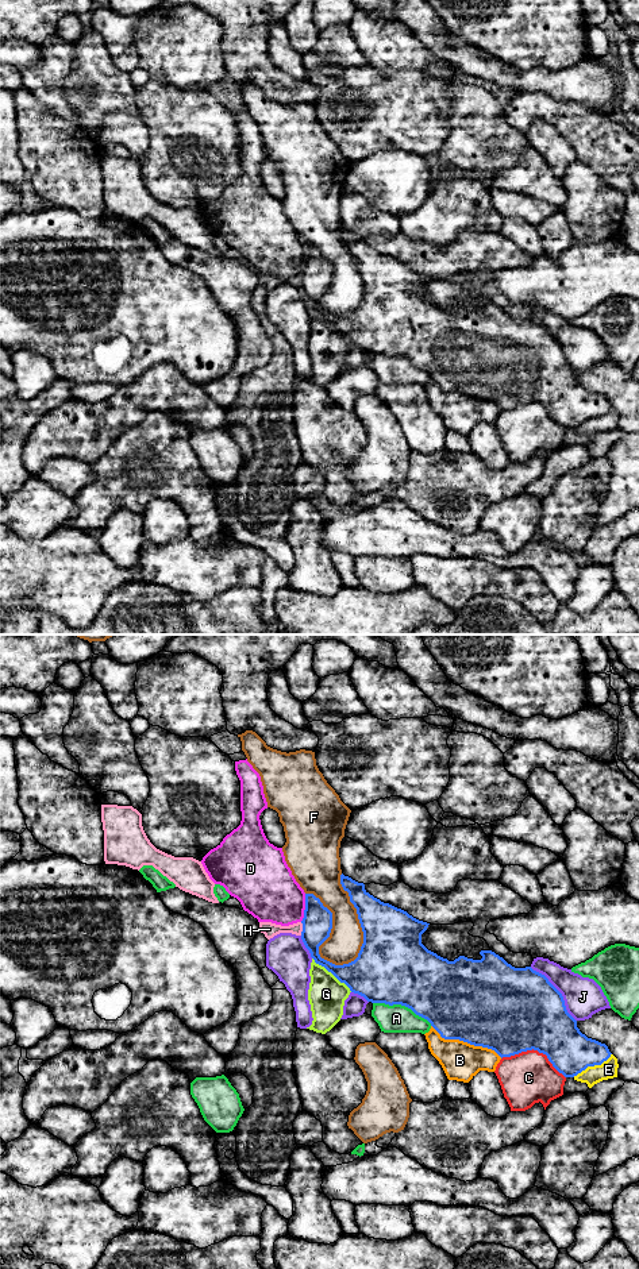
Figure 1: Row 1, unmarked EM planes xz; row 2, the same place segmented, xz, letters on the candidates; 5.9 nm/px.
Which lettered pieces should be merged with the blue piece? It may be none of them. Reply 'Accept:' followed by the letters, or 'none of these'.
Accept: none of these

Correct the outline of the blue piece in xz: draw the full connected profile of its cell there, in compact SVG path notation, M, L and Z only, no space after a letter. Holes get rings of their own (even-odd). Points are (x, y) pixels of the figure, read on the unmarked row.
M343 225L340 236L357 261L363 284L358 309L343 317L320 309L319 298L332 281L332 265L313 246L305 246L301 292L315 315L344 335L351 344L372 355L405 358L427 371L442 390L492 401L501 410L538 402L565 429L574 429L611 409L605 396L580 383L577 373L566 362L562 346L544 327L531 319L515 320L492 302L481 302L481 312L459 308L449 313L421 296L421 286L430 275L381 254L365 242L363 235Z

